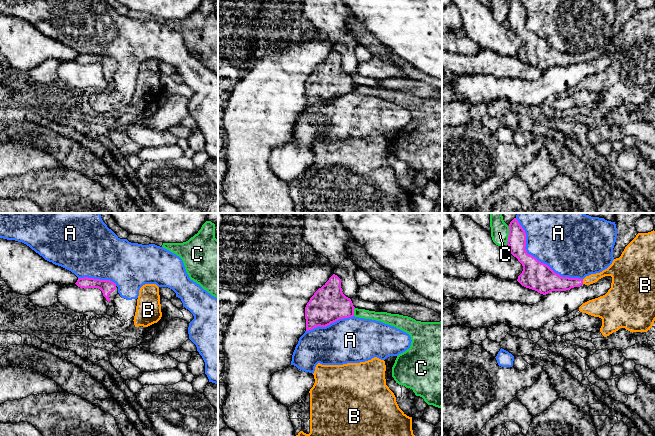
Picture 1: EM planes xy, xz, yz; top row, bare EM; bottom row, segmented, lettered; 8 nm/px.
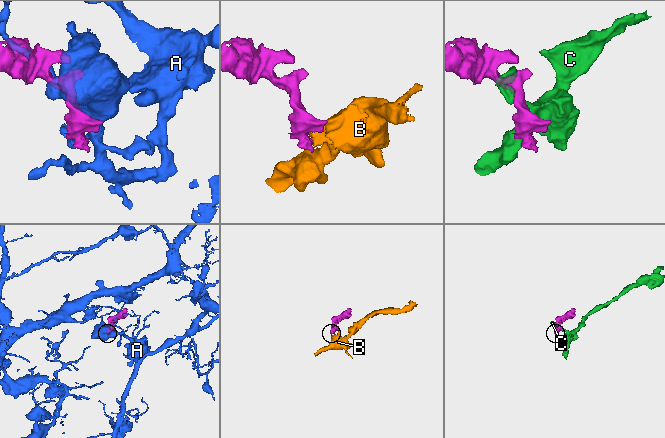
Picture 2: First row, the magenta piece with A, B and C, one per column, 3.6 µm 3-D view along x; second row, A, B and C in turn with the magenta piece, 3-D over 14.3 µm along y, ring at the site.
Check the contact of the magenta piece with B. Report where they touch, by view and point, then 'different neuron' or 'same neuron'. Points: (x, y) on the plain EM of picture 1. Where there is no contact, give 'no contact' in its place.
meets magenta in yz at (582, 57); same neuron

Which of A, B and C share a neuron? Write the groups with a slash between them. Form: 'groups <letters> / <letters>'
groups A / B / C

